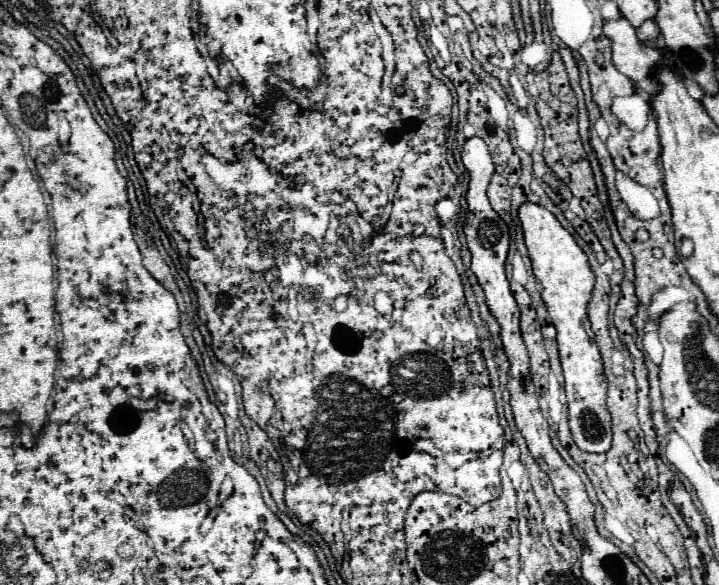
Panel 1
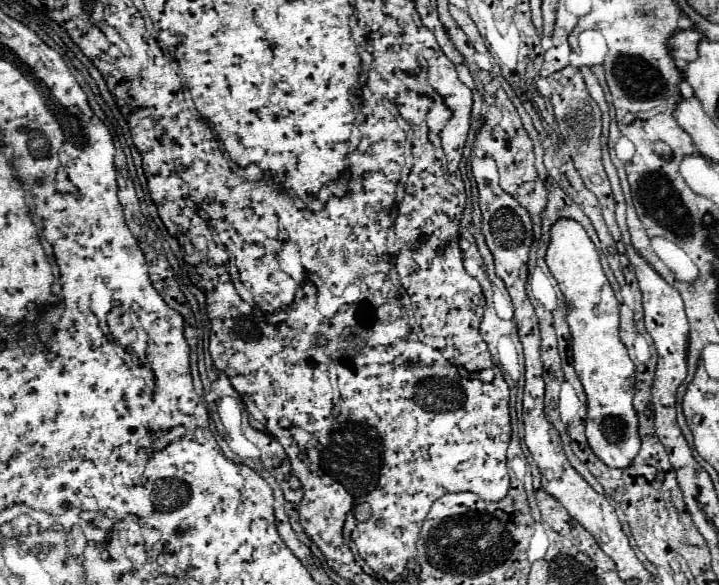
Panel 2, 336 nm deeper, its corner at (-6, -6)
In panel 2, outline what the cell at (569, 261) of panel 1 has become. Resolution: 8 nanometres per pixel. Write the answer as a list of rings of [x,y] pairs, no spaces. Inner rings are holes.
[[[559,219],[551,229],[551,243],[547,249],[547,265],[558,283],[560,291],[565,295],[567,303],[567,324],[573,337],[573,365],[583,383],[587,393],[587,441],[593,453],[607,465],[607,467],[629,467],[635,455],[641,449],[639,439],[639,419],[637,411],[633,409],[633,395],[635,395],[635,365],[629,359],[627,347],[621,343],[619,337],[619,301],[613,295],[613,289],[603,273],[599,253],[585,233],[583,225],[573,219]]]

